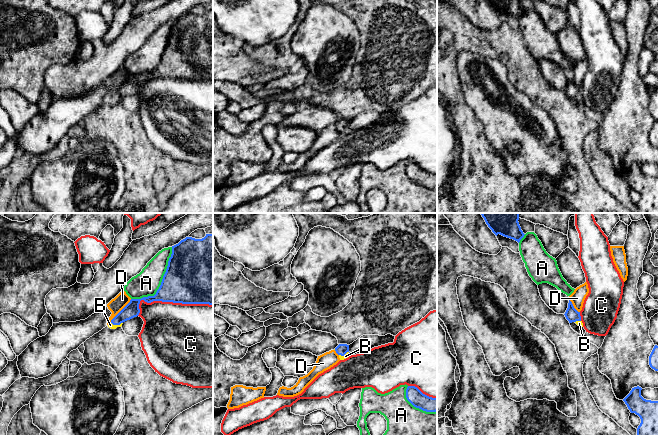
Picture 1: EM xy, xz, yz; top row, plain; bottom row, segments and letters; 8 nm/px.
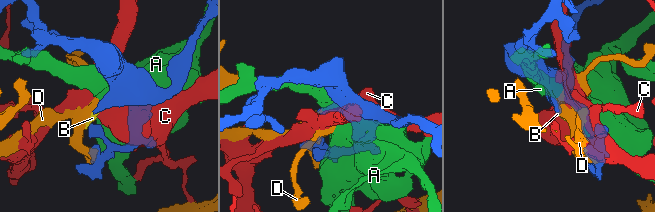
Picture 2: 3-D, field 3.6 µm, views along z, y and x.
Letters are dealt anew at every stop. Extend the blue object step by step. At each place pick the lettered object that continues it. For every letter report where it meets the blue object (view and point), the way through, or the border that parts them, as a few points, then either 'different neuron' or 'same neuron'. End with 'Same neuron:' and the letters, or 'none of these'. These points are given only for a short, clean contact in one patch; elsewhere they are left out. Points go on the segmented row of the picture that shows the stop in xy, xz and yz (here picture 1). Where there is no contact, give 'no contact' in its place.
A: contact xy (161, 282); different neuron
B: contact xz (344, 354); way xz (341, 349), (344, 354), (345, 356); same neuron
C: contact xy (169, 301); different neuron
D: contact xy (121, 310); different neuron
Same neuron: B

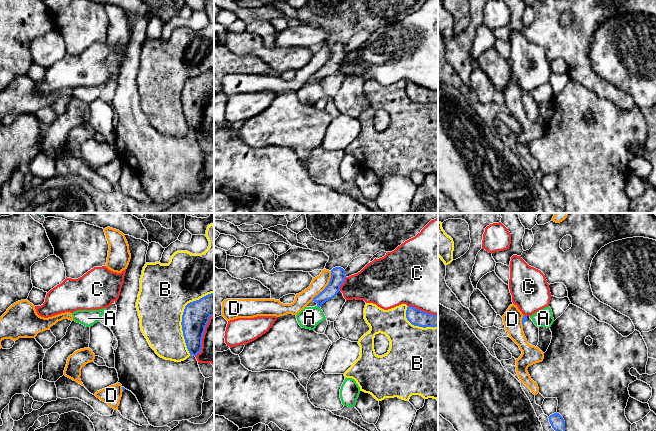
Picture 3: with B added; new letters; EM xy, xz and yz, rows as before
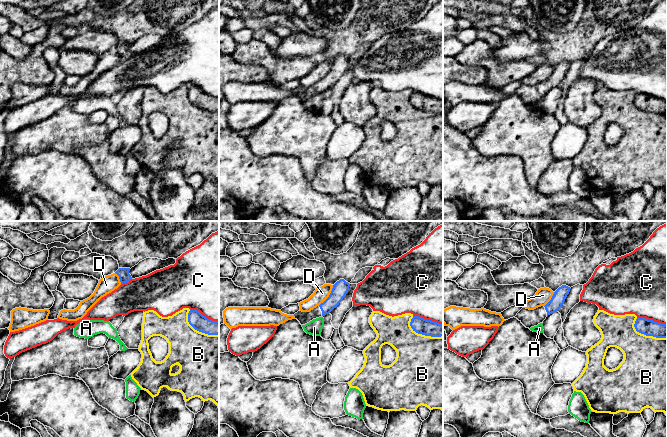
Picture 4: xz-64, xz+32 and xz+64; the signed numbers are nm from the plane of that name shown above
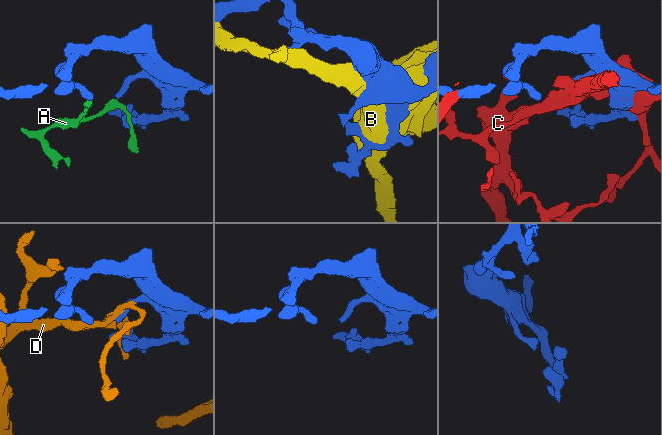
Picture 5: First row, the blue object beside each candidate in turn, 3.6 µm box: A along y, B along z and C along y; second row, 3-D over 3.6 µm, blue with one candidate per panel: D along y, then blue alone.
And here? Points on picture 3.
A: contact xz (318, 306); border xz (317, 305), (319, 307); different neuron
B: contact xy (182, 316); different neuron
C: contact xz (342, 283); different neuron
D: contact xz (326, 286); different neuron
Same neuron: none of these

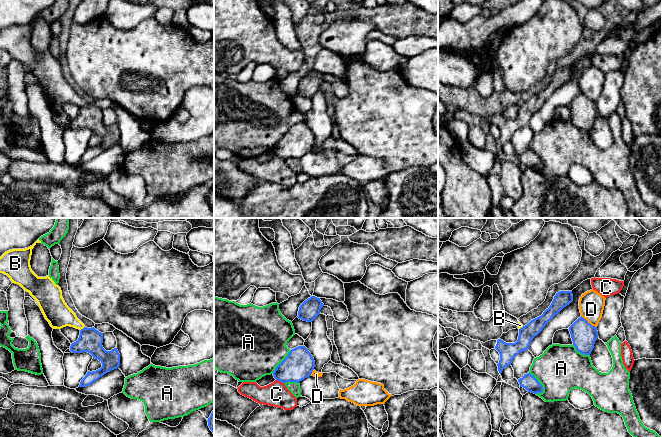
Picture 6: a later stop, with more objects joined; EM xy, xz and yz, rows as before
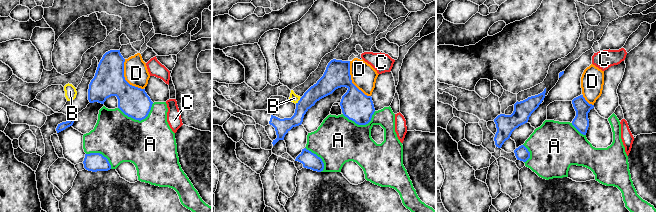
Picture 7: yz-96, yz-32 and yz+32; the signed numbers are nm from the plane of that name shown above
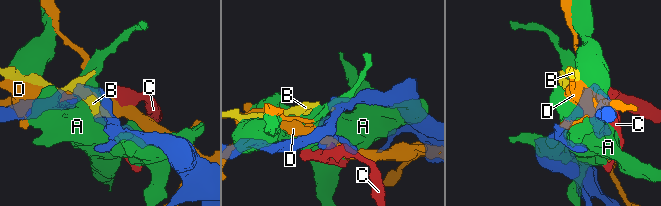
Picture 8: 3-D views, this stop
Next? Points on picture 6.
A: contact yz (539, 383); different neuron
B: contact xy (83, 328); border xy (84, 326), (80, 330); different neuron
C: contact xz (280, 381); border xz (276, 379), (283, 383); different neuron
D: contact yz (589, 323); different neuron
Same neuron: none of these

